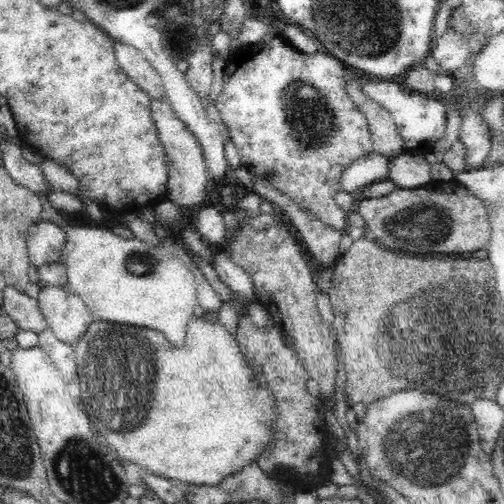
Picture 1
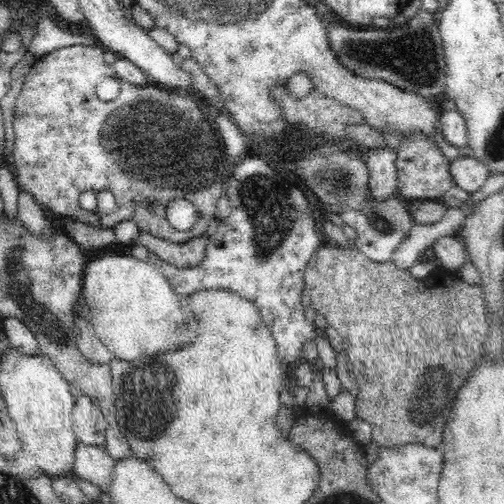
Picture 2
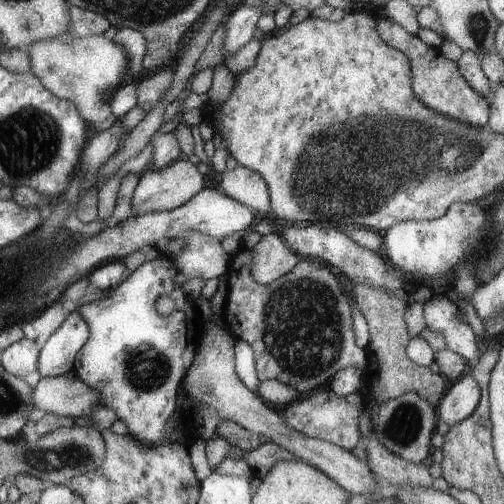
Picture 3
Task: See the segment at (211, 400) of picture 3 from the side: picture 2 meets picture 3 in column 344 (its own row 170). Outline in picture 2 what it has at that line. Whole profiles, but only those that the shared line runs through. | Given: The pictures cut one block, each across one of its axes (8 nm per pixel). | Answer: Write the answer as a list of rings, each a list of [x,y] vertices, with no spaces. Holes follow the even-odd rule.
[[[460,156],[450,164],[450,172],[454,178],[454,184],[462,190],[466,190],[466,194],[474,194],[478,190],[484,188],[486,180],[492,176],[490,168],[476,160],[474,156]]]

